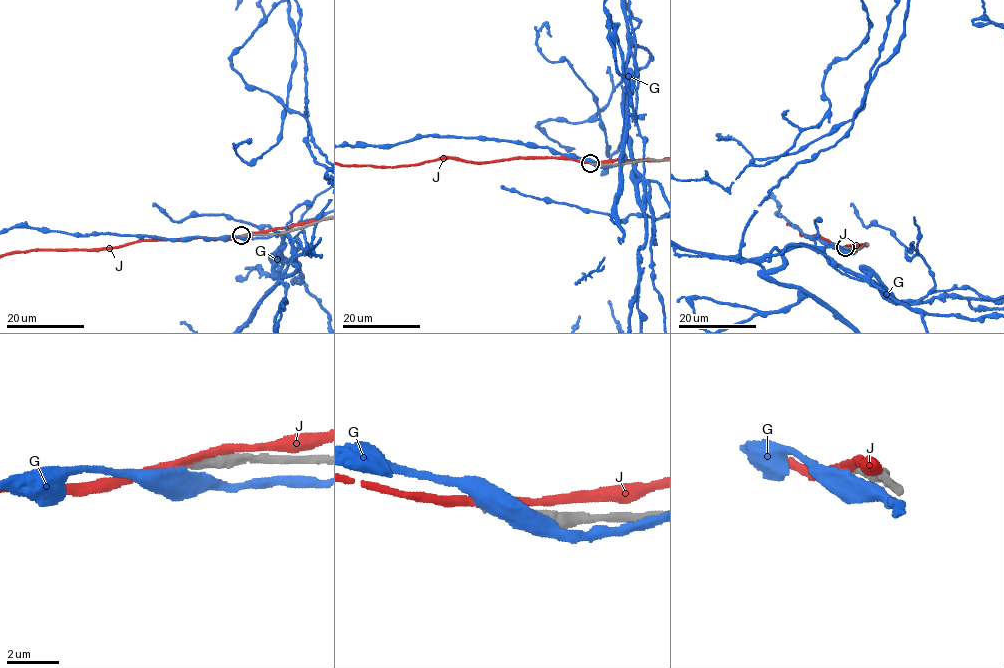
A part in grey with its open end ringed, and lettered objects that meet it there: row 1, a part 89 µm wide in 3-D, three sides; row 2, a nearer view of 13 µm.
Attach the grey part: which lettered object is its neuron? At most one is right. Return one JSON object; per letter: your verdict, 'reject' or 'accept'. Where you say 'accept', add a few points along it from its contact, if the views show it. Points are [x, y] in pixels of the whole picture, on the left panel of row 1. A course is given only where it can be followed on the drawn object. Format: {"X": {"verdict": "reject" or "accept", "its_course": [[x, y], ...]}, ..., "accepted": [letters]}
{"G": {"verdict": "reject"}, "J": {"verdict": "reject"}, "accepted": []}

